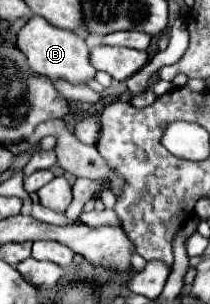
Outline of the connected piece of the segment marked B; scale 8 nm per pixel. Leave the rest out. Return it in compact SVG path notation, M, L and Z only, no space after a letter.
M32 16L22 30L18 32L18 48L26 54L28 64L32 66L32 70L36 74L48 76L50 80L58 80L64 78L72 84L86 84L88 80L94 78L96 70L90 64L90 50L84 42L84 36L70 32L70 30L62 30L52 26L48 20L44 20L42 16Z

